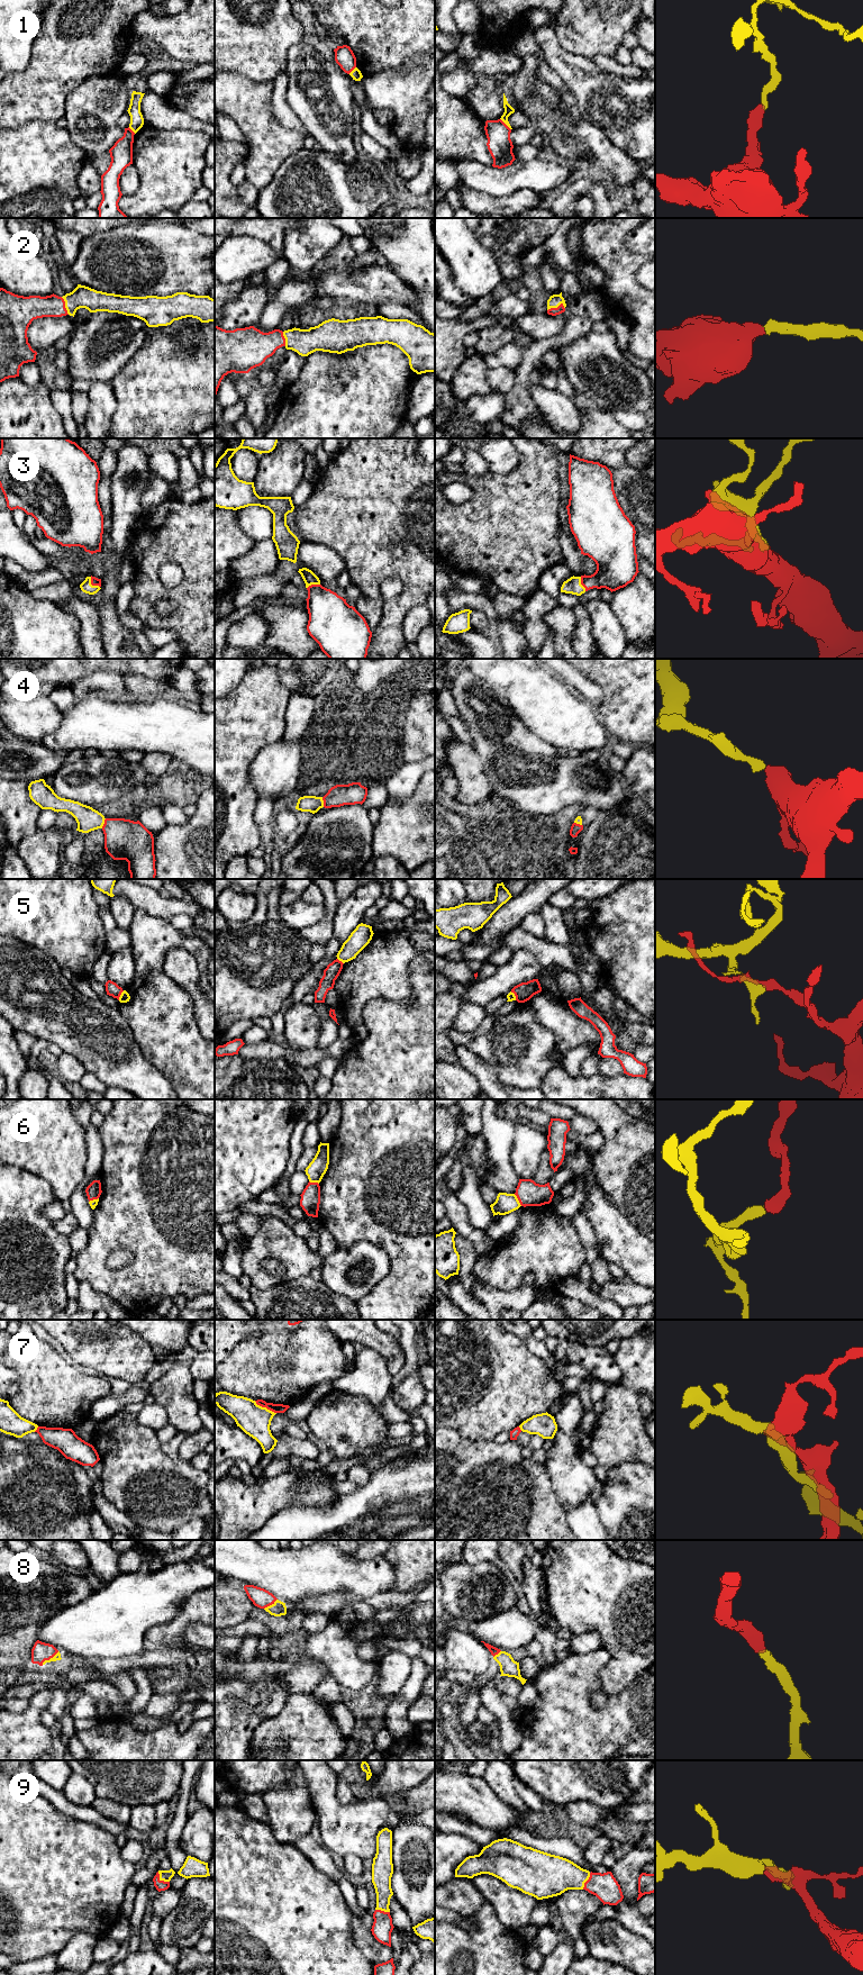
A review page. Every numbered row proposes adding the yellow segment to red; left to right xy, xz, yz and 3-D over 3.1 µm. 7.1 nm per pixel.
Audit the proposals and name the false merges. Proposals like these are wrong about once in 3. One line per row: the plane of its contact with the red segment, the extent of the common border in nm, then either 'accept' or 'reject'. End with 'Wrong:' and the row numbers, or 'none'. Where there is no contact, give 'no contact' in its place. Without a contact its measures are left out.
1: contact in yz; length 120 nm; reject
2: contact in yz; length 130 nm; accept
3: contact in xy; length 100 nm; accept
4: contact in xy; length 80 nm; accept
5: contact in xy; length 80 nm; reject
6: contact in yz; length 110 nm; reject
7: contact in xz; length 180 nm; reject
8: contact in xy; length 160 nm; accept
9: contact in xy; length 120 nm; accept
Wrong: 1, 5, 6, 7

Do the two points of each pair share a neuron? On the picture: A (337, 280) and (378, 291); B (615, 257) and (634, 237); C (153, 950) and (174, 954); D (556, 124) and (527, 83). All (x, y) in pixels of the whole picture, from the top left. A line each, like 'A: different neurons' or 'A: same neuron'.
A: same neuron
B: different neurons
C: different neurons
D: same neuron

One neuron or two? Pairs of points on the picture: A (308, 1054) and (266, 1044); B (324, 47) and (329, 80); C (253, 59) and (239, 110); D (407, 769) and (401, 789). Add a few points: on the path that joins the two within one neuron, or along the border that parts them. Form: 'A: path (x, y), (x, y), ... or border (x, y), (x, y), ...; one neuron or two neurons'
A: path (298, 1054), (276, 1051); one neuron
B: border (307, 41), (346, 75); two neurons
C: border (226, 71), (236, 71), (250, 79), (273, 83); two neurons
D: path (407, 773), (401, 785); one neuron

